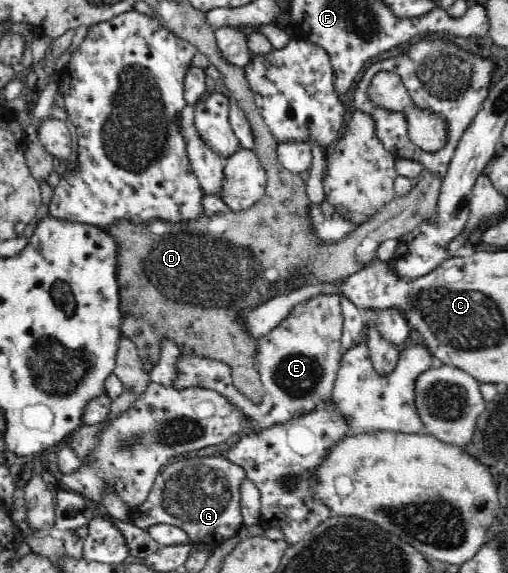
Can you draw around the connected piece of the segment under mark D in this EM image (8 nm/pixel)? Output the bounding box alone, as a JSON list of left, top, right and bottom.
[106,26,441,403]

